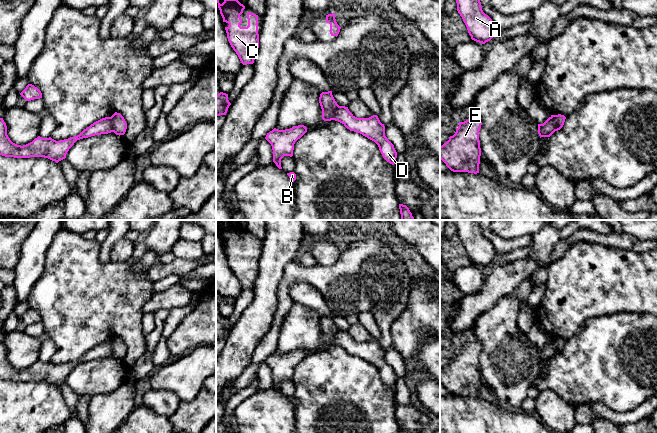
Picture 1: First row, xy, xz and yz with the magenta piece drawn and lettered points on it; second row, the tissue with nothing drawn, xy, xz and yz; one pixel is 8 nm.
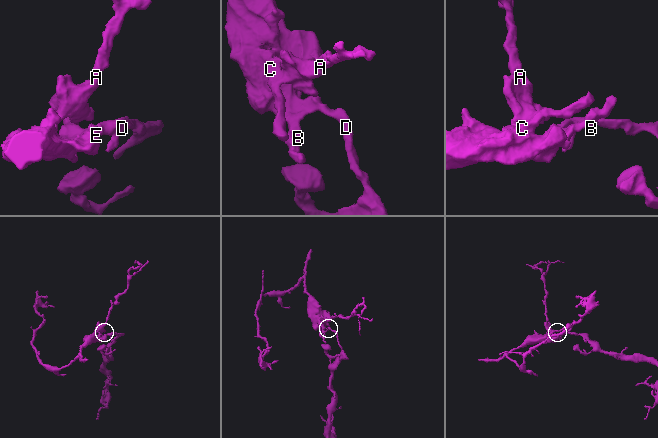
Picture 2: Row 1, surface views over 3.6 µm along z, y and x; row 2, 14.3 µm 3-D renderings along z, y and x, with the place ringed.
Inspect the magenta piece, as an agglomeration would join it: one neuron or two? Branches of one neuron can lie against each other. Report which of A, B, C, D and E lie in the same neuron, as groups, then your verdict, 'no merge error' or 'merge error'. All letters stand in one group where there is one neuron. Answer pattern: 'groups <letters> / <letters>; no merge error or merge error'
groups A B C E / D; merge error

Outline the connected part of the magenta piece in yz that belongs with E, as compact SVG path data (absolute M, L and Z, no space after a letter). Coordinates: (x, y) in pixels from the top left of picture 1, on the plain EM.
M473 340L459 346L453 360L440 370L440 383L453 396L479 397L481 344Z

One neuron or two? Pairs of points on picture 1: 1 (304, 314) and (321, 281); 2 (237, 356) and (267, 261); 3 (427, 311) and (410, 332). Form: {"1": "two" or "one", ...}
{"1": "two", "2": "one", "3": "one"}

